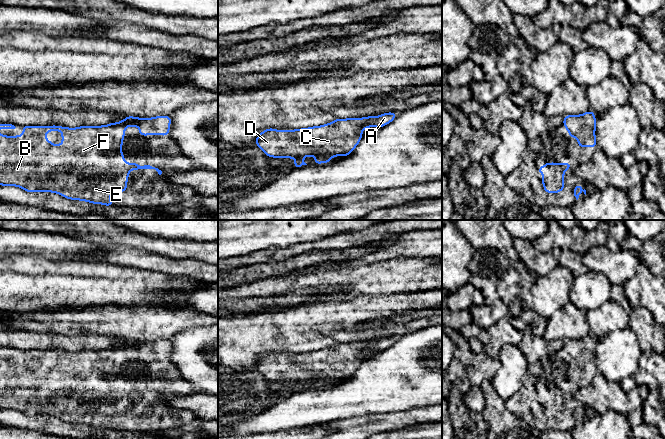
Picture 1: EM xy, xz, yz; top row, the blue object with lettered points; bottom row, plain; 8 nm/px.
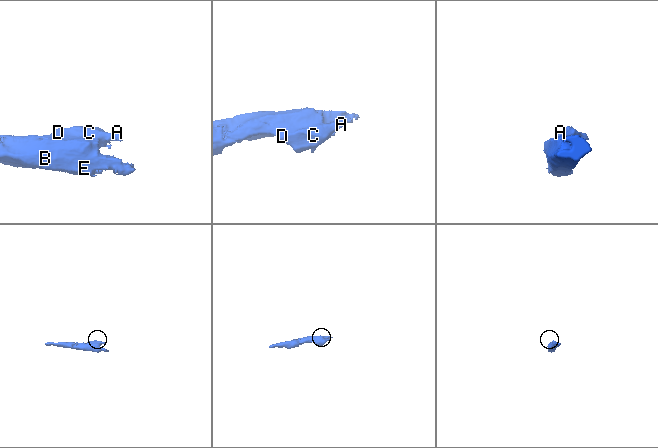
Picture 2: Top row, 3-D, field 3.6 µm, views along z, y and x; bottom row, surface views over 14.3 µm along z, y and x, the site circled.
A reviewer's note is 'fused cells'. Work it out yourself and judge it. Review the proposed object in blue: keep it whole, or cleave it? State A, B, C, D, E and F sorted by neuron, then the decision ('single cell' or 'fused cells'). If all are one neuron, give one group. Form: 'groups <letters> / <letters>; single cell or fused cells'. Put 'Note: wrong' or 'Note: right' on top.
Note: wrong
groups A B C D E F; single cell

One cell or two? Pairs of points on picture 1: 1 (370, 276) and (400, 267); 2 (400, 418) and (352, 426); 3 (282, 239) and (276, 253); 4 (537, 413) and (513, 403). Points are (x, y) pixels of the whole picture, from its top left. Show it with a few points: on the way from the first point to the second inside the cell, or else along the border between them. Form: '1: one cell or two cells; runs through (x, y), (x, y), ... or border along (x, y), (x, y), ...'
1: one cell; runs through (377, 276), (391, 276), (393, 274)
2: one cell; runs through (388, 421), (364, 426)
3: two cells; border along (301, 242), (286, 247), (268, 247), (255, 252)
4: one cell; runs through (531, 407), (519, 404)

